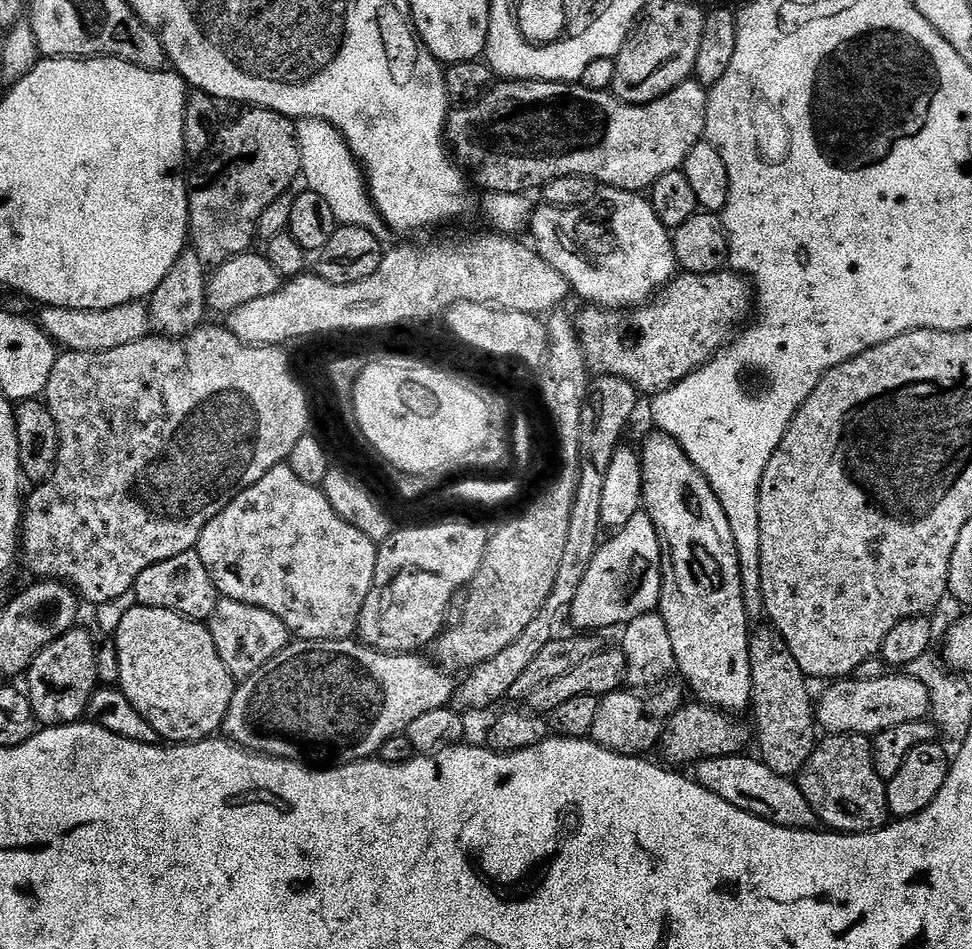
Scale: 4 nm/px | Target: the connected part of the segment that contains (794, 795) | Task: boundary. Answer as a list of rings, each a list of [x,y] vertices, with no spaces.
[[[748,755],[697,760],[694,765],[694,779],[697,784],[710,790],[710,794],[718,794],[718,798],[730,802],[730,806],[738,806],[738,810],[746,810],[783,828],[811,829],[817,823],[816,815],[810,802],[806,802],[799,783],[795,779],[779,776],[763,760],[755,755]]]

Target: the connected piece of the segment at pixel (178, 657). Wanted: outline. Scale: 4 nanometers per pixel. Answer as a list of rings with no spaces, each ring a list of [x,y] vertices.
[[[138,606],[130,610],[126,618],[122,618],[114,639],[120,667],[118,687],[126,694],[134,710],[138,710],[138,714],[142,714],[142,718],[154,726],[161,741],[173,745],[197,744],[199,740],[215,737],[223,729],[238,682],[230,670],[226,670],[226,662],[222,662],[218,646],[214,646],[214,638],[207,623],[189,620],[187,616],[179,616],[170,610]]]

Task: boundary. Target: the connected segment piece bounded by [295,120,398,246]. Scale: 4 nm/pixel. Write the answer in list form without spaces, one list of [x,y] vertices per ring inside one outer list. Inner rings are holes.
[[[297,120],[295,125],[296,145],[300,151],[300,171],[302,180],[308,183],[305,184],[307,191],[318,194],[318,198],[322,198],[326,206],[330,206],[337,225],[358,226],[362,230],[370,230],[370,234],[374,234],[380,244],[395,245],[398,240],[397,233],[389,228],[377,212],[375,204],[372,203],[365,173],[339,130],[324,120]]]

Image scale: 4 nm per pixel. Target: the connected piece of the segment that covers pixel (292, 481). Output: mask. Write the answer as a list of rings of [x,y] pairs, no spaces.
[[[285,462],[274,466],[274,470],[267,472],[258,482],[249,484],[248,487],[242,489],[226,506],[226,510],[222,510],[222,514],[218,514],[205,526],[200,535],[198,551],[202,562],[206,562],[206,570],[210,570],[210,578],[216,583],[216,588],[220,591],[221,597],[270,610],[270,614],[282,618],[282,622],[288,627],[289,633],[295,634],[299,639],[347,640],[357,635],[360,615],[366,606],[366,598],[372,589],[374,574],[376,573],[378,544],[373,537],[362,534],[362,530],[350,526],[350,522],[346,522],[333,510],[323,487],[315,488],[306,482],[302,482],[302,478],[298,478],[298,474],[294,474],[294,470],[290,470],[290,466]]]

